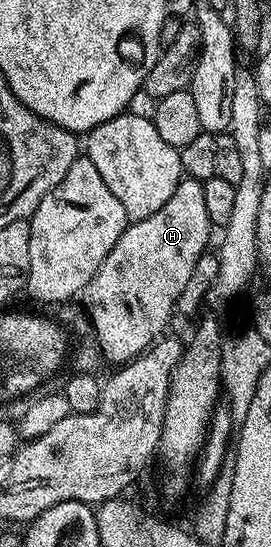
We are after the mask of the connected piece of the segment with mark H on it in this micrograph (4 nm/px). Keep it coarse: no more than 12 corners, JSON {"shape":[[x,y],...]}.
{"shape":[[199,179],[129,222],[82,292],[112,365],[147,351],[214,231]]}

